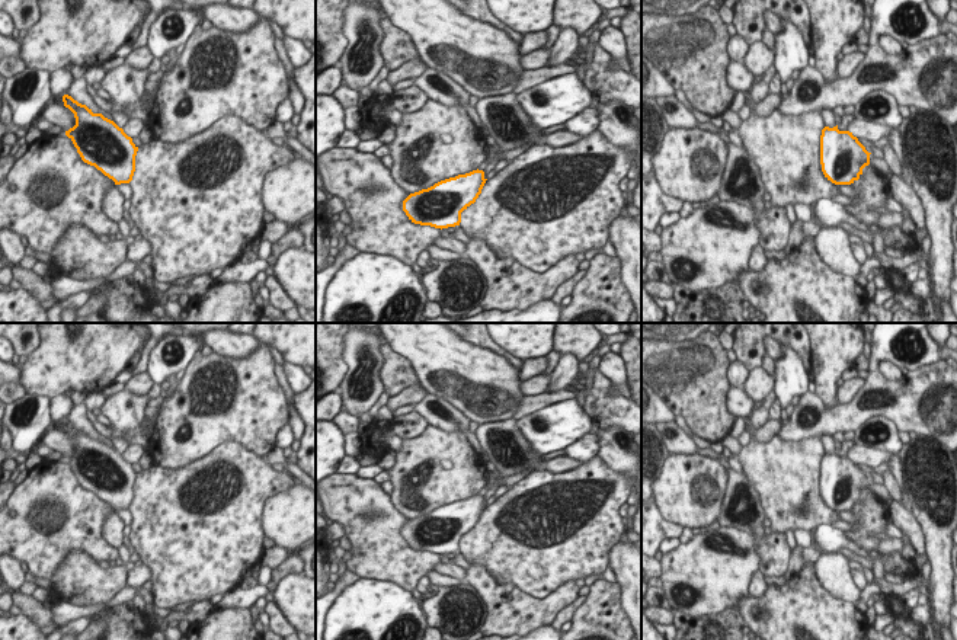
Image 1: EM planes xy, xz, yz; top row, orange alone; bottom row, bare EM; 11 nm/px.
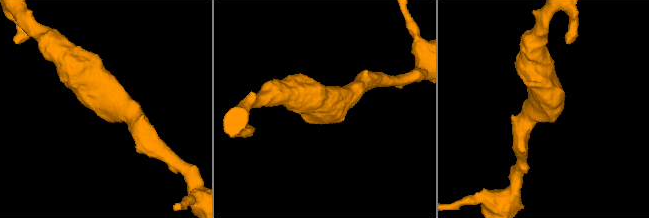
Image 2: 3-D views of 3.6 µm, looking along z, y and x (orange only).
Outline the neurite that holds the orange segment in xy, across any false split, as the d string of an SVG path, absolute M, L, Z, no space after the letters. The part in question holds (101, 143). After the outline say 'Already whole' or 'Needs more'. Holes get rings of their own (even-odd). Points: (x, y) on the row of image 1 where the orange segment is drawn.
M63 96L64 106L76 118L76 125L65 131L81 160L95 166L115 185L129 183L135 172L138 147L122 128L102 113L93 113L71 96Z. Already whole

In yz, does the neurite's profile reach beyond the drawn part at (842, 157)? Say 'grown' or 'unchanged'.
grown

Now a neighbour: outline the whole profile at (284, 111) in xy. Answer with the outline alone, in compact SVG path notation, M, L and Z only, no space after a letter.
M289 99L282 100L278 106L276 106L276 121L284 124L292 119L294 116L294 108Z

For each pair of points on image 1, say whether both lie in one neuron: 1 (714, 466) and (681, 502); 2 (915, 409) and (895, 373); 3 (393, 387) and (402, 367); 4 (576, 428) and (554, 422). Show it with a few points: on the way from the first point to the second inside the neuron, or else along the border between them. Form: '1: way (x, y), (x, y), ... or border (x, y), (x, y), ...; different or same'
1: way (703, 473), (690, 482), (690, 490); same
2: border (879, 370), (889, 380), (902, 380), (905, 377); different
3: way (394, 383), (397, 371); same
4: way (570, 424), (560, 424); same

